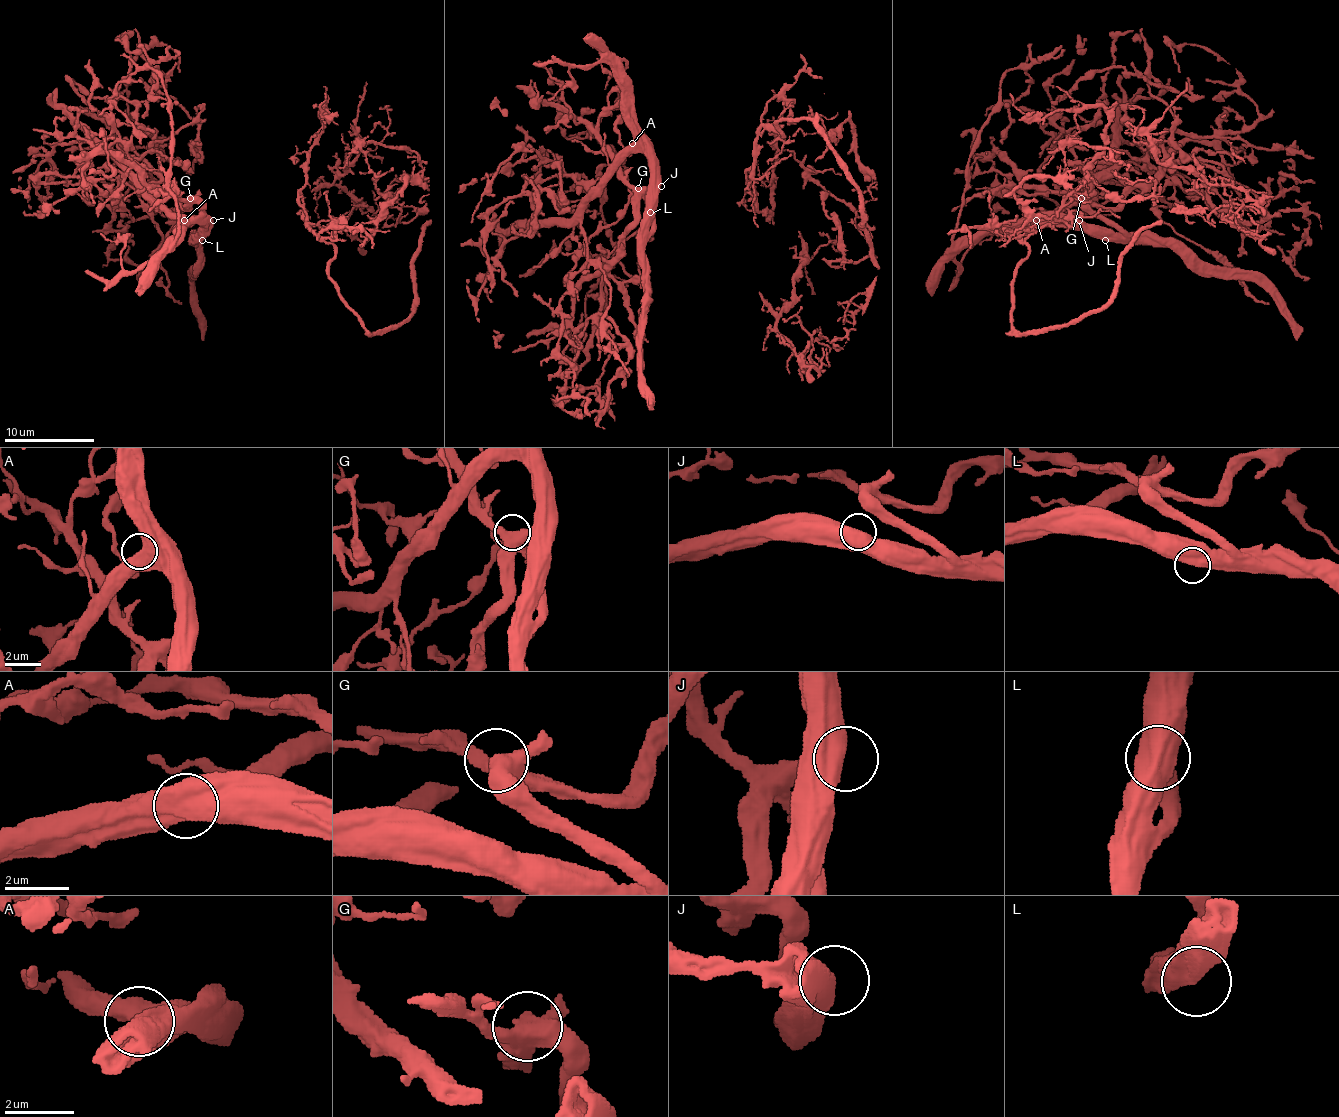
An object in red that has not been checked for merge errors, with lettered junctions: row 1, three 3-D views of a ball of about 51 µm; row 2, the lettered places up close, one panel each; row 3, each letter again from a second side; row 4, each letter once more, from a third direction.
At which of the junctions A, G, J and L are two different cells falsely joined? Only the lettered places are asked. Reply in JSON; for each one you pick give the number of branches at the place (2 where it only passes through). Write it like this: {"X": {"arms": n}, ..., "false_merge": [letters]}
{"false_merge": []}

